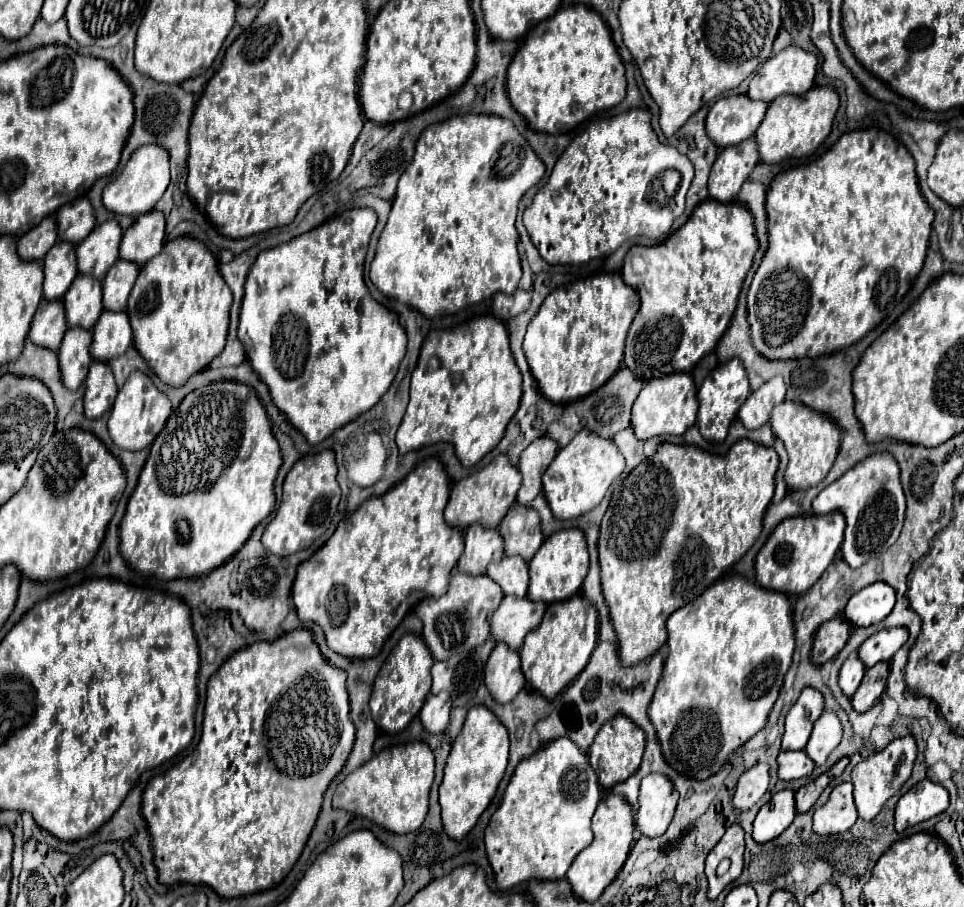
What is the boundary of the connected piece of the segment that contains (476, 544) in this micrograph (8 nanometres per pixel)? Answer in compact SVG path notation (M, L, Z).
M472 524L466 528L466 548L458 560L458 570L464 574L484 574L490 562L504 558L504 540L498 530Z

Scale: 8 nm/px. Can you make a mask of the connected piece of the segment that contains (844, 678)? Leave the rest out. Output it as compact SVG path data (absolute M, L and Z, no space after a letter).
M852 652L852 654L846 658L846 662L842 664L838 684L840 684L842 692L844 692L848 698L850 698L850 696L856 692L856 688L860 686L860 680L862 680L862 676L864 676L864 670L866 670L866 668L864 668L858 652Z

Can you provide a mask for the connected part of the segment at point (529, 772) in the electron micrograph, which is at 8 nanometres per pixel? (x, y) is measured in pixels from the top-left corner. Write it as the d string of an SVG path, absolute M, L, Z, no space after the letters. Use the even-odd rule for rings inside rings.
M556 738L544 744L538 752L530 758L524 758L504 792L500 808L492 814L486 826L486 854L490 866L496 874L496 884L500 890L508 890L514 884L526 880L560 880L566 876L572 860L592 844L592 816L602 798L598 776L588 762L588 756L570 740L570 738Z

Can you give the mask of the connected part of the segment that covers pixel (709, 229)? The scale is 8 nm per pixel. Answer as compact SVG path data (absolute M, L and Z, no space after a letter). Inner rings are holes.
M712 198L700 202L688 222L662 244L632 246L624 258L622 278L628 286L638 290L640 310L628 332L624 364L642 380L660 378L672 372L692 372L696 362L716 348L728 328L736 310L738 292L752 268L758 246L752 212L738 202L716 202Z

